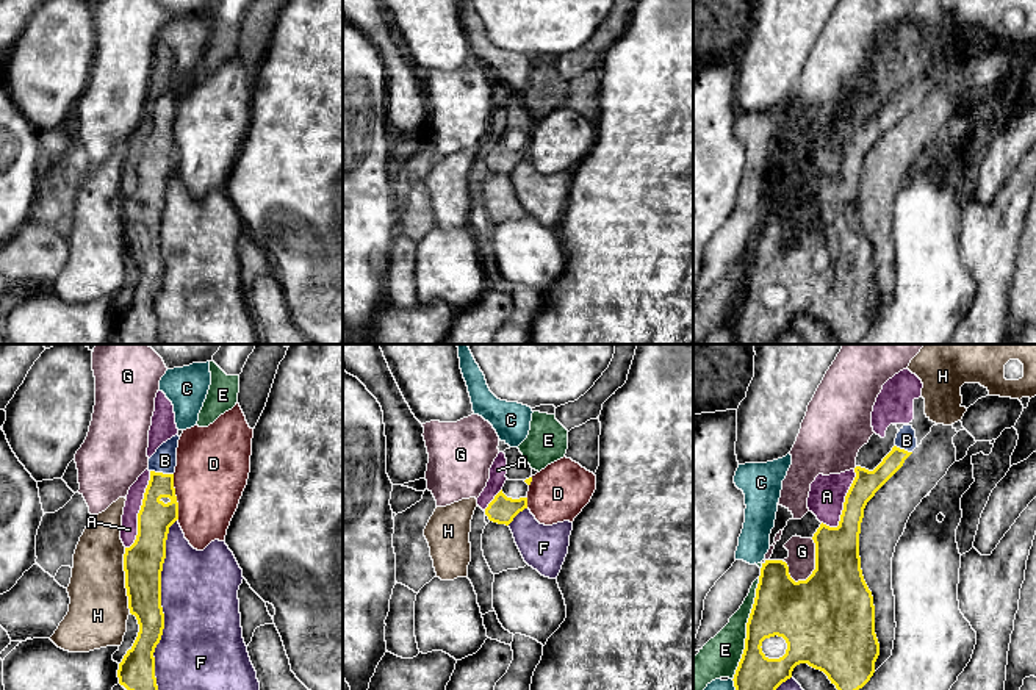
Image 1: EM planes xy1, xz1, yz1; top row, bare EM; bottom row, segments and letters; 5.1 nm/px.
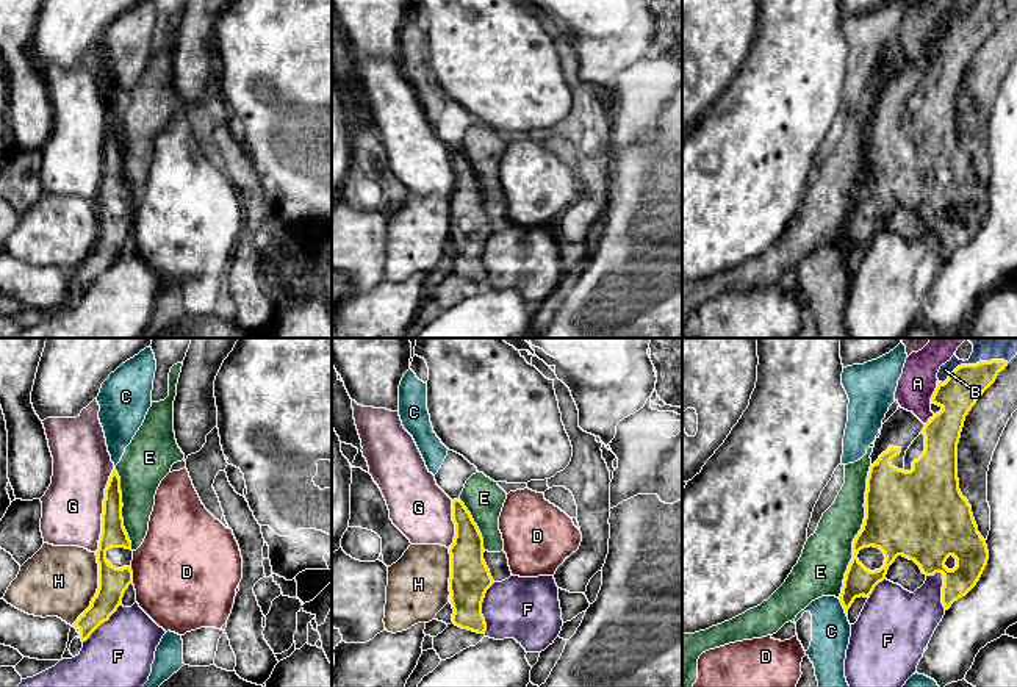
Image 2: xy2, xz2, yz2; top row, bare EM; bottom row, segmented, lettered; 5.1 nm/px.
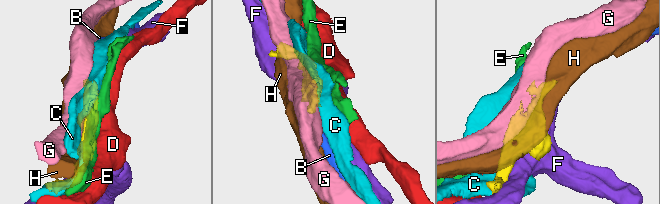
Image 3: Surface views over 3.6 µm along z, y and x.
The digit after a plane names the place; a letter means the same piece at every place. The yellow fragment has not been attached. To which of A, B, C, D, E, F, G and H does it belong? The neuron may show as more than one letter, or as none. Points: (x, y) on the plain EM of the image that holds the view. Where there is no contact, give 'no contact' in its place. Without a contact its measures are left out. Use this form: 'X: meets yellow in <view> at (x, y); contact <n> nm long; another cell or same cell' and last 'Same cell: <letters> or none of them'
A: meets yellow in xy1 at (140, 160); contact 420 nm long; another cell
B: meets yellow in yz2 at (972, 14); contact 380 nm long; same cell
C: meets yellow in yz2 at (844, 257); contact 120 nm long; another cell
D: meets yellow in xy1 at (176, 147); contact 240 nm long; another cell
E: meets yellow in yz2 at (859, 180); contact 700 nm long; another cell
F: meets yellow in xy1 at (161, 257); contact 900 nm long; another cell
G: meets yellow in xy2 at (104, 160); contact 440 nm long; another cell
H: meets yellow in xy2 at (97, 238); contact 400 nm long; another cell
Same cell: B

